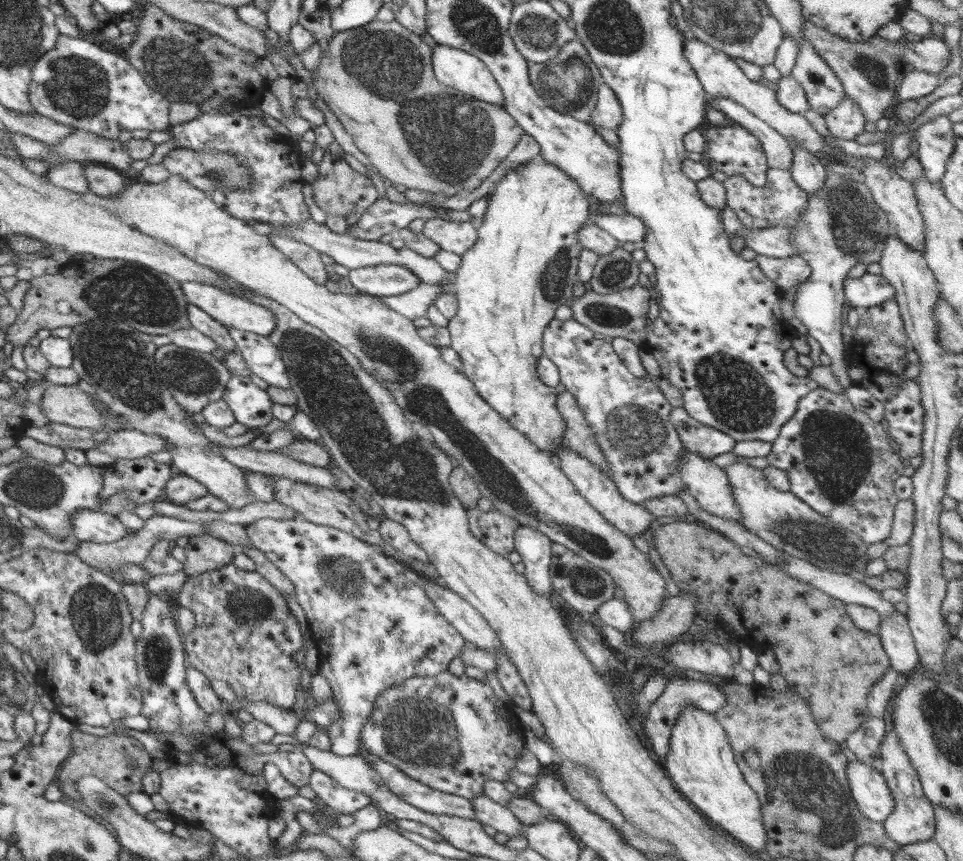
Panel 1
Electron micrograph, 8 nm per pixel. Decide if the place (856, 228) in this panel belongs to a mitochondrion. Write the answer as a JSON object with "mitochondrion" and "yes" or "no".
{"mitochondrion":"yes"}

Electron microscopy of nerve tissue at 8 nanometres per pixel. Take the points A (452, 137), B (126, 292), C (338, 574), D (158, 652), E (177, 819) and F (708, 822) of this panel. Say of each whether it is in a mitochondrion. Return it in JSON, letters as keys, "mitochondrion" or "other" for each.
{"A":"mitochondrion","B":"mitochondrion","C":"mitochondrion","D":"mitochondrion","E":"other","F":"other"}

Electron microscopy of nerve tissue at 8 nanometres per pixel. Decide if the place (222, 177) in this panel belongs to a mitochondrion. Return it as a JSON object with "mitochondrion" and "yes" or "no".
{"mitochondrion":"yes"}

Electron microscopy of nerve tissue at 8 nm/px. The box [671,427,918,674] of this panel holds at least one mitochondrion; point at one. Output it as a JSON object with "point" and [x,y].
{"point":[840,551]}

